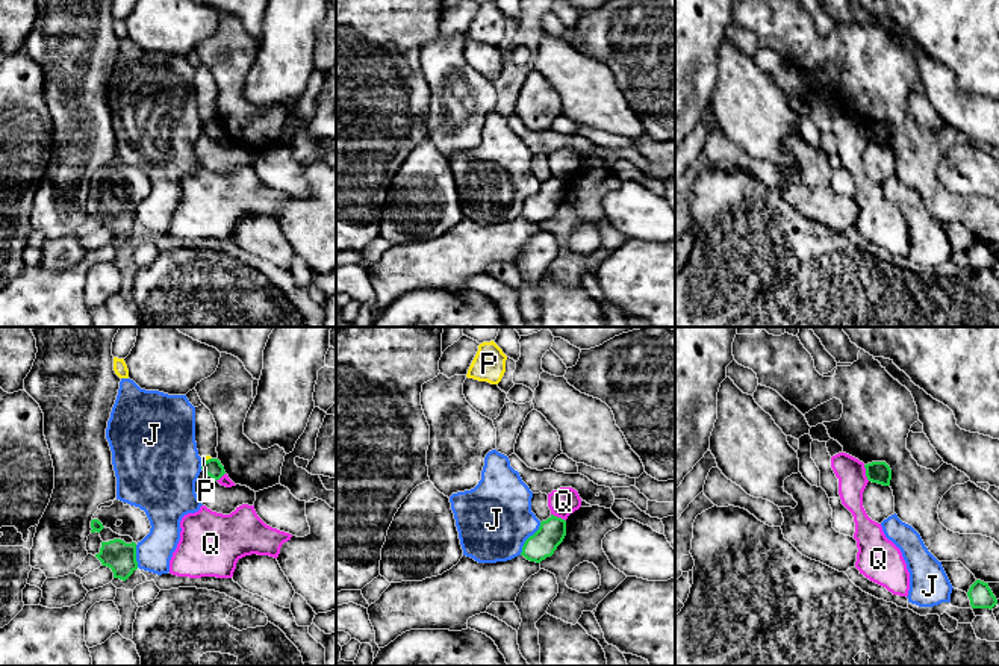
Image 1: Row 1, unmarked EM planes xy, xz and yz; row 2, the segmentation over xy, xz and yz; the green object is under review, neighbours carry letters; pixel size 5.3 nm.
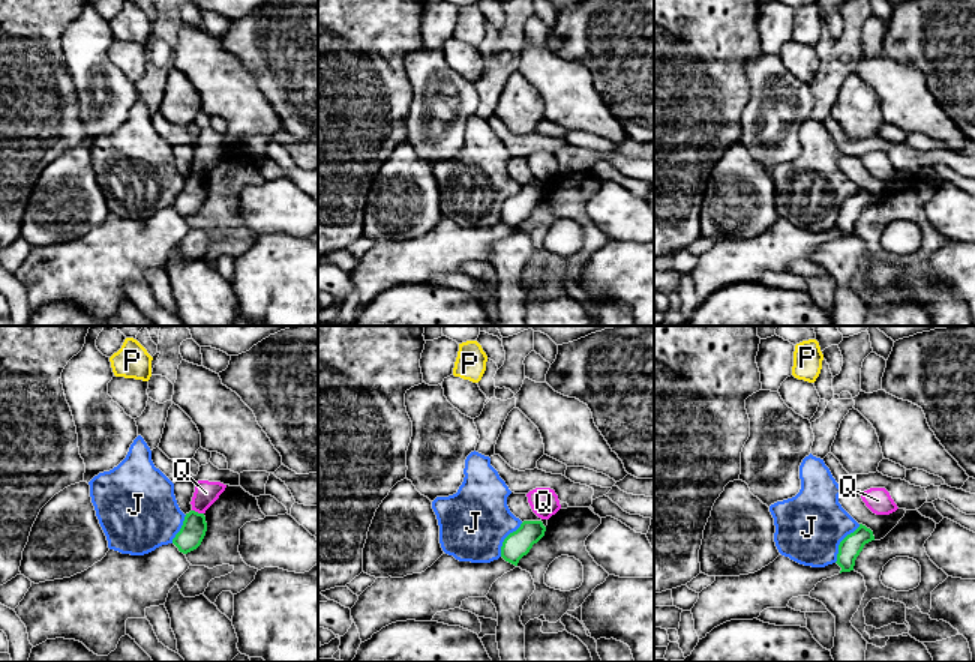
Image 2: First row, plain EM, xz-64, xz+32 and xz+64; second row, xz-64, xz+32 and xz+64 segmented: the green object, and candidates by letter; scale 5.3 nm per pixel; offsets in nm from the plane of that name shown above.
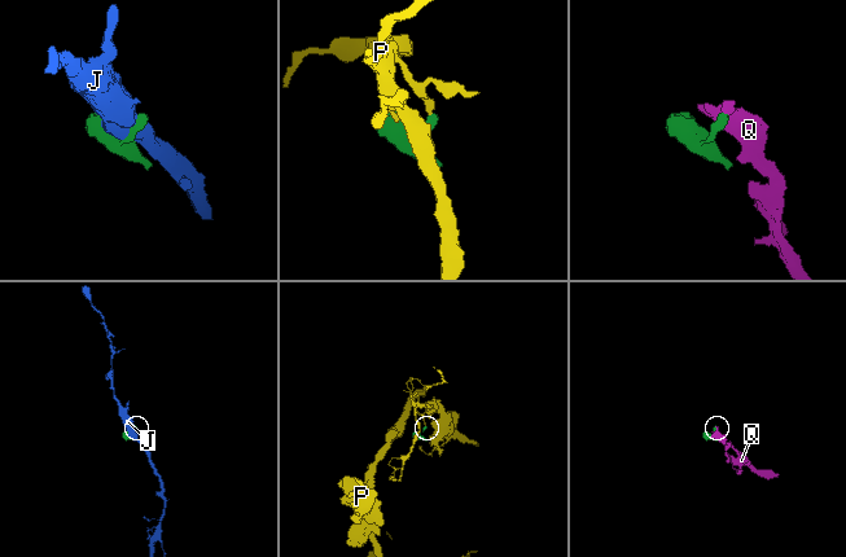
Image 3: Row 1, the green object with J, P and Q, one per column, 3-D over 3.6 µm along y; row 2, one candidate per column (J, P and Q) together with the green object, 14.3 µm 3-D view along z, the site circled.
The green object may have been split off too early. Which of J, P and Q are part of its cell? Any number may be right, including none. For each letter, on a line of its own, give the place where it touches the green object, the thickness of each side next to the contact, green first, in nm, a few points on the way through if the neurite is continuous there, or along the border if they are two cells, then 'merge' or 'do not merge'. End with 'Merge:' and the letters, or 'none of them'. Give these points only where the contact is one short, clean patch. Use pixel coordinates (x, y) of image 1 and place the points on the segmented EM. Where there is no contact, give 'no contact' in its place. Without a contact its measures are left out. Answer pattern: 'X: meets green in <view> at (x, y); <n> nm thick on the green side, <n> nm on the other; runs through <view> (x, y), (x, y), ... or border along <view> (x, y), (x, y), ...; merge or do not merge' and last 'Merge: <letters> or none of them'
J: meets green in xz at (527, 539); 150 nm thick on the green side, 400 nm on the other; do not merge
P: meets green in xy at (206, 460); 90 nm thick on the green side, 30 nm on the other; border along xy (211, 457), (203, 462); do not merge
Q: meets green in yz at (866, 473); 120 nm thick on the green side, 160 nm on the other; border along yz (863, 465), (865, 476), (869, 480); do not merge
Merge: none of them

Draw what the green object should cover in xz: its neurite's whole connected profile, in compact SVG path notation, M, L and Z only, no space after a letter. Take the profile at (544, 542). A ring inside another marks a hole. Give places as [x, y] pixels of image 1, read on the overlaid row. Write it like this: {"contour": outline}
{"contour": "M551 515L546 521L542 521L539 530L525 540L521 556L530 562L540 563L554 554L565 536L566 521Z"}

